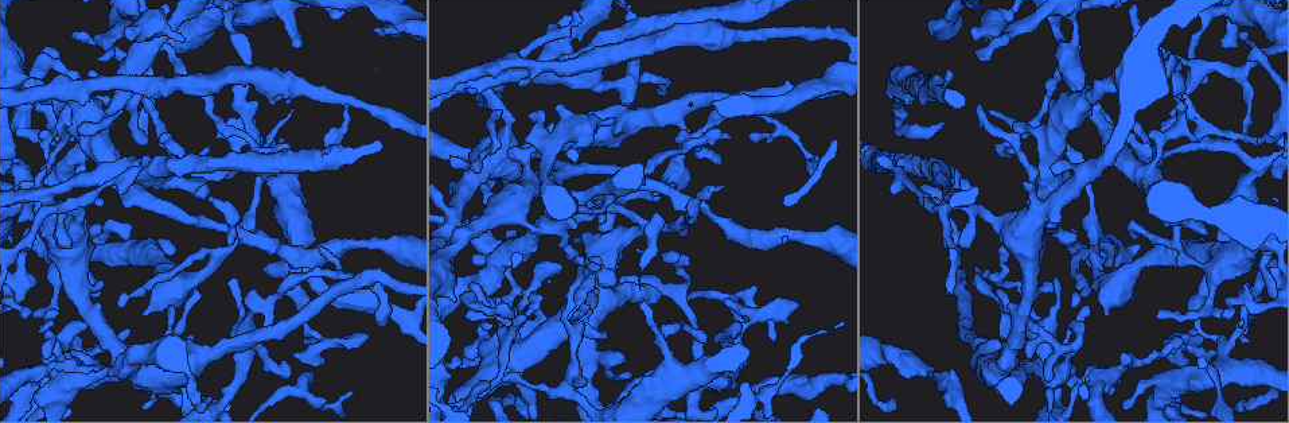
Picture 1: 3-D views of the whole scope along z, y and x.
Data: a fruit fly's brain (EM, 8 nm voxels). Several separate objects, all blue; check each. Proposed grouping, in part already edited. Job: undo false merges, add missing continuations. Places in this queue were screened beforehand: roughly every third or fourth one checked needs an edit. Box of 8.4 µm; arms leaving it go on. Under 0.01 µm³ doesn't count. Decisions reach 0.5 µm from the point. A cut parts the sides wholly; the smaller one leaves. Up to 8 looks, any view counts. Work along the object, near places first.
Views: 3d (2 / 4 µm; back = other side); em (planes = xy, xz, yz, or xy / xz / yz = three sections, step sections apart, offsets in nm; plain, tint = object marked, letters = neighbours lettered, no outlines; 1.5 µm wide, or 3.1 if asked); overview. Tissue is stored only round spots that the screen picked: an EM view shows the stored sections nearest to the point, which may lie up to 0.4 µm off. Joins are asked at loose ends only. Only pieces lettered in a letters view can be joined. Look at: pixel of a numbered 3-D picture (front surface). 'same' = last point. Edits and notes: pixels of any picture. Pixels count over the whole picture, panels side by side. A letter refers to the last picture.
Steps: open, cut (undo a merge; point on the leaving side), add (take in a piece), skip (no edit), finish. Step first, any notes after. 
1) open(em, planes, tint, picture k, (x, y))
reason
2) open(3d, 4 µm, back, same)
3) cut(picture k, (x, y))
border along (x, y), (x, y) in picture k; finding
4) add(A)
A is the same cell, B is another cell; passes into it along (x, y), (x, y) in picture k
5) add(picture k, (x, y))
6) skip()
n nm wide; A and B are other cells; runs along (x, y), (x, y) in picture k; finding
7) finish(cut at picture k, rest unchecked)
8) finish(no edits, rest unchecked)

open(3d, 2 µm, picture 1, (484, 395))
calibre changes

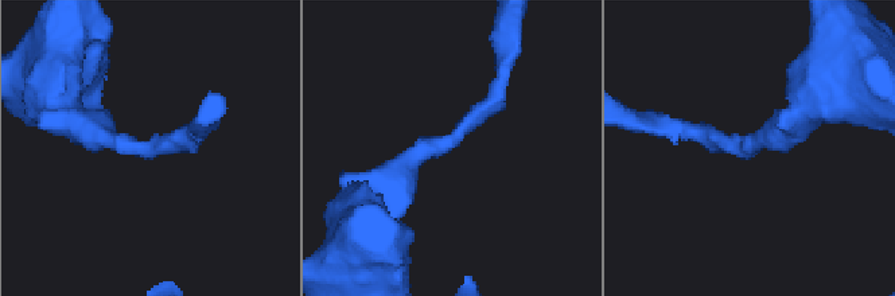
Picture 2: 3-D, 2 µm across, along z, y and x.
open(em, planes, letters, picture 2, (135, 150))
shape alone is not enough

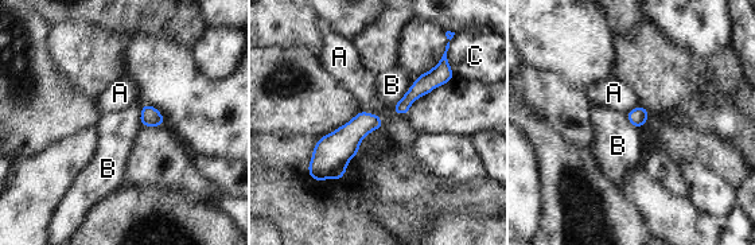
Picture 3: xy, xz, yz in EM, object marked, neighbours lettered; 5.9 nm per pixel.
skip()
110 nm wide; A, B and C are other cells; border along (415, 80), (393, 107) in picture 3; continuous, no second neuron

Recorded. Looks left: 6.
open(em, planes, tint, picture 1, (298, 45))
free end

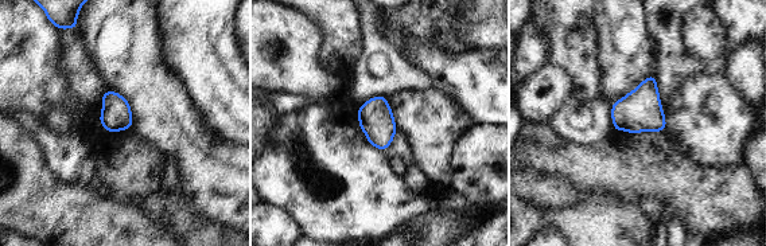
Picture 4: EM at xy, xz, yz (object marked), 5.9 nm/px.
open(em, planes, letters, same)
see the neighbours

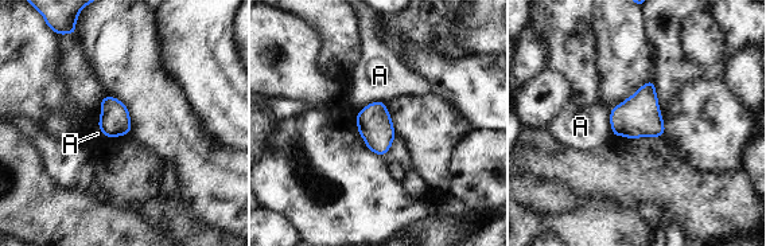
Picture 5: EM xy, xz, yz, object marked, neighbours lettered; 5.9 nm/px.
skip()
190 nm wide; A is another cell; border along (385, 102), (372, 101), (356, 116) in picture 5; no lettered piece goes on from it

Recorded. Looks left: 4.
open(em, planes, plain, picture 1, (313, 343))
branch stops here

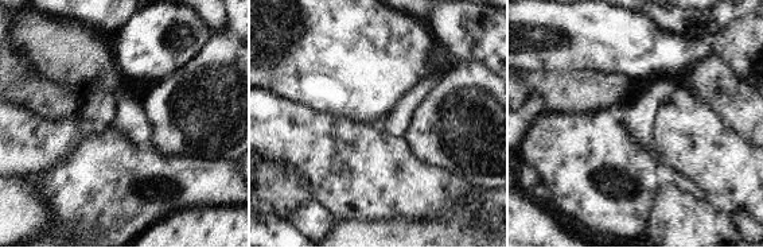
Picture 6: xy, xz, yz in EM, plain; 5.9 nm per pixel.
open(em, planes, letters, same)

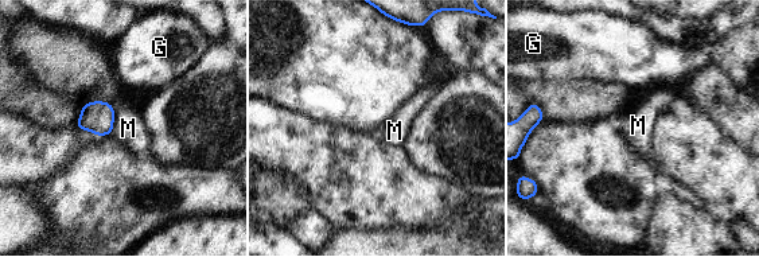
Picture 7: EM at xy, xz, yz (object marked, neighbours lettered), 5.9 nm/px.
skip()
190 nm wide; G and M are other cells; border along (111, 104), (113, 106), (113, 132) in picture 7; none of them fits

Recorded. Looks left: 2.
finish(no edits, rest unchecked)

